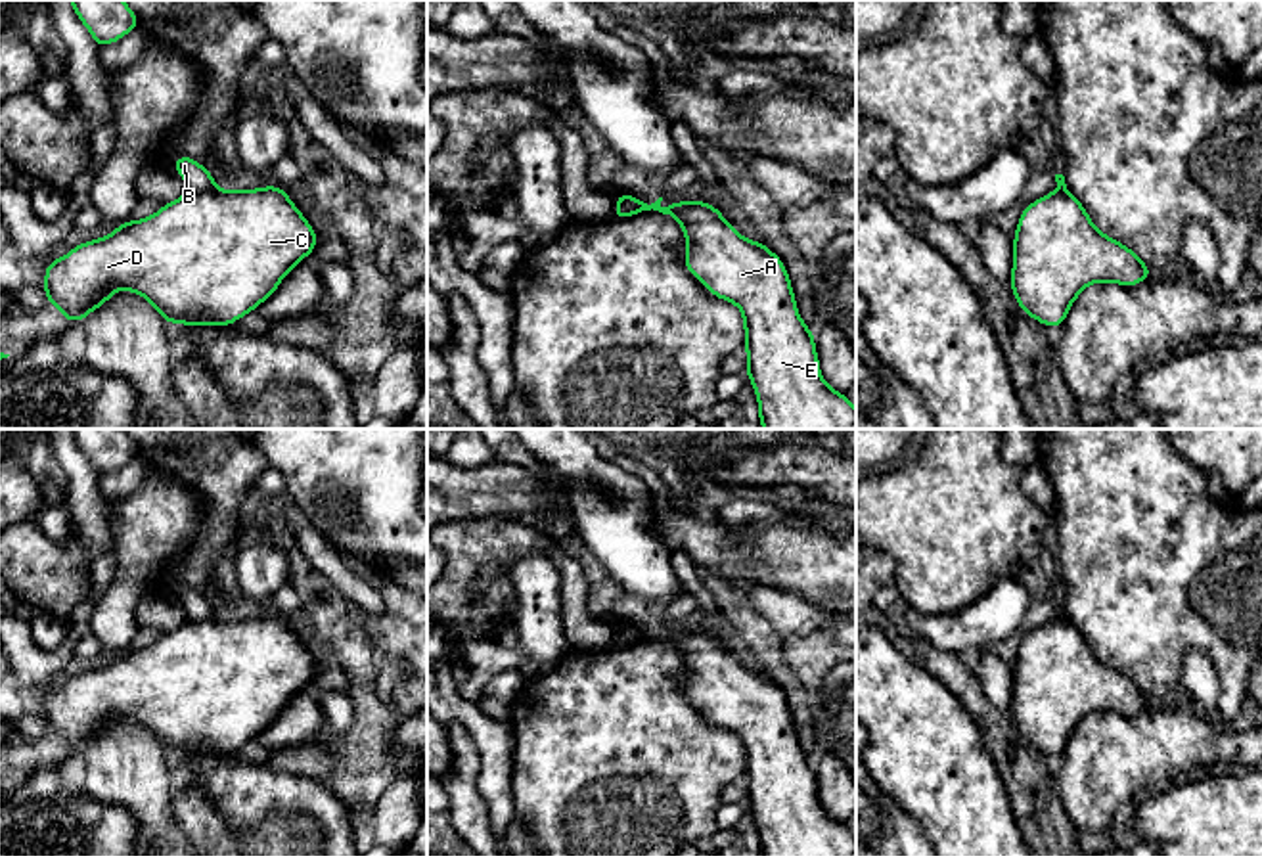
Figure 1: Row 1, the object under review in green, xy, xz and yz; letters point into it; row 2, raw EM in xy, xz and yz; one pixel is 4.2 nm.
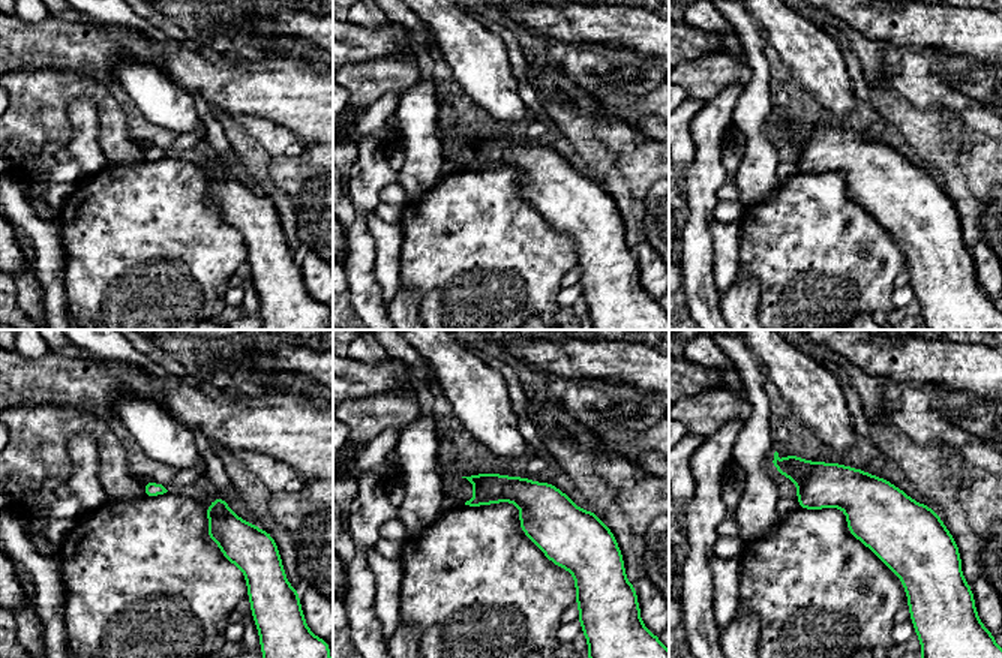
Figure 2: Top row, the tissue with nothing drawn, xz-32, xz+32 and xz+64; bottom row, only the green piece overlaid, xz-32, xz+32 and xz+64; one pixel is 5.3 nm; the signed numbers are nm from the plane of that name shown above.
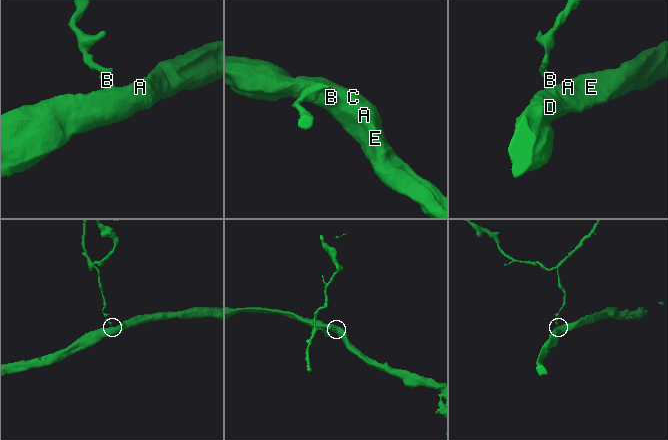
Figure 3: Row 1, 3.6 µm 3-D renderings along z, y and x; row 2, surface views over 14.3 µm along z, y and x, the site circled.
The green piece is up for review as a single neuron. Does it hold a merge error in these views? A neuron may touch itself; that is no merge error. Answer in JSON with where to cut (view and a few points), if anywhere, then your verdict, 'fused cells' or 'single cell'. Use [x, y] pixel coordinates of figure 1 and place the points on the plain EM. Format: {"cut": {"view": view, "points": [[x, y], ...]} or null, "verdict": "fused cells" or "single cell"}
{"cut": {"view": "xy", "points": [[213, 615], [188, 619]]}, "verdict": "fused cells"}

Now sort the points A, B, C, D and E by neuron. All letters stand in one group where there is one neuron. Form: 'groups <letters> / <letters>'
groups A C D E / B

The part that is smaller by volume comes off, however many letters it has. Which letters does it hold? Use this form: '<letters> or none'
B

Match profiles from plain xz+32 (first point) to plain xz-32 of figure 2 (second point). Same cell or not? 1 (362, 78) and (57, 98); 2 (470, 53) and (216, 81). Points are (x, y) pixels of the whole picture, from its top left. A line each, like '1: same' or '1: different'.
1: same
2: different

